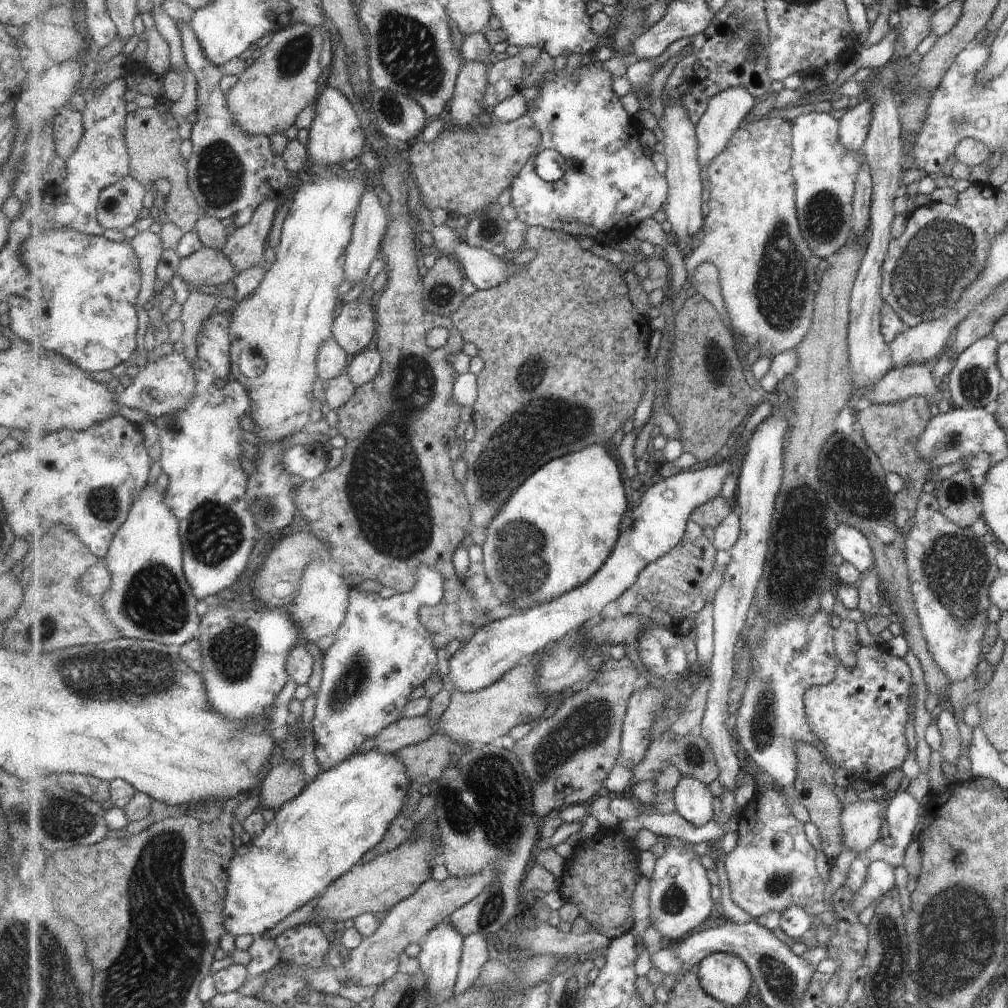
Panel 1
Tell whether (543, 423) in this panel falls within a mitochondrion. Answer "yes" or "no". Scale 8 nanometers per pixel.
yes

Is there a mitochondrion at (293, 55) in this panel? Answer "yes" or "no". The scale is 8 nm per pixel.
yes

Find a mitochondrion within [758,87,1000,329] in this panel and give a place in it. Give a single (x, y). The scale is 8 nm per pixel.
(931, 264)

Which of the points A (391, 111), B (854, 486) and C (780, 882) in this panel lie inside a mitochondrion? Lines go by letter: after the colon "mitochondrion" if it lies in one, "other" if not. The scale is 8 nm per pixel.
A: mitochondrion
B: mitochondrion
C: mitochondrion

